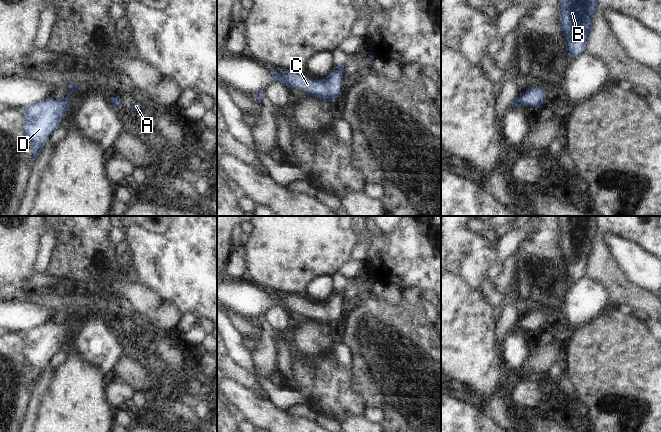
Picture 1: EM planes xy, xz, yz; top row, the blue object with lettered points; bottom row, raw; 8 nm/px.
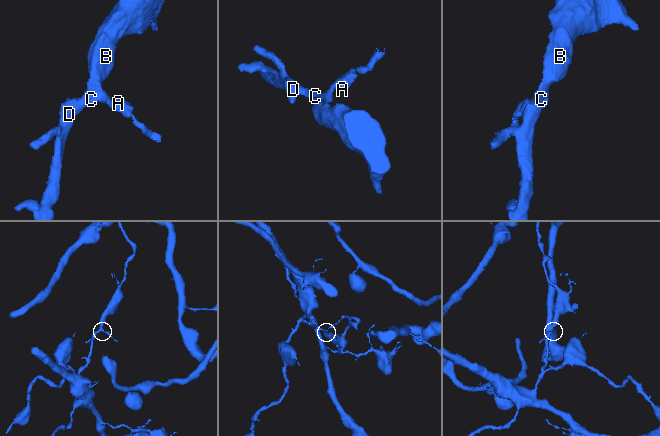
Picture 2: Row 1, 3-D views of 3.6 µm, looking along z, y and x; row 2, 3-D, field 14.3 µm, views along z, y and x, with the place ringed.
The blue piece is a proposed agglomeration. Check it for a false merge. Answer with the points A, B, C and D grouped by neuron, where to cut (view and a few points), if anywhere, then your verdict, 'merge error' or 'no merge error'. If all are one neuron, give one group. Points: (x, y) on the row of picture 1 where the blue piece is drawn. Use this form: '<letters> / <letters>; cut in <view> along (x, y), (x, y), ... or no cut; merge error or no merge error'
A B C D; no cut; no merge error

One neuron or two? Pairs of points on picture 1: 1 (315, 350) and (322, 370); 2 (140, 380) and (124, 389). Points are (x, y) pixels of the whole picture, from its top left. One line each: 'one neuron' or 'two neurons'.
1: two neurons
2: two neurons

